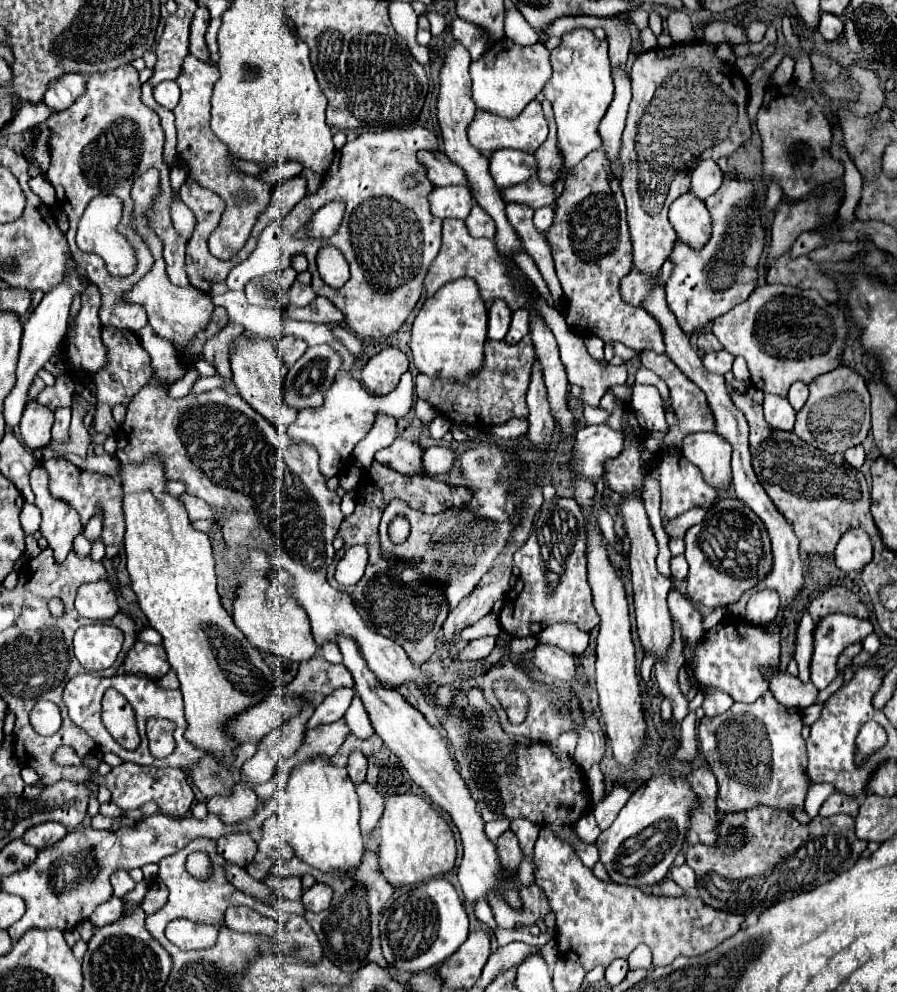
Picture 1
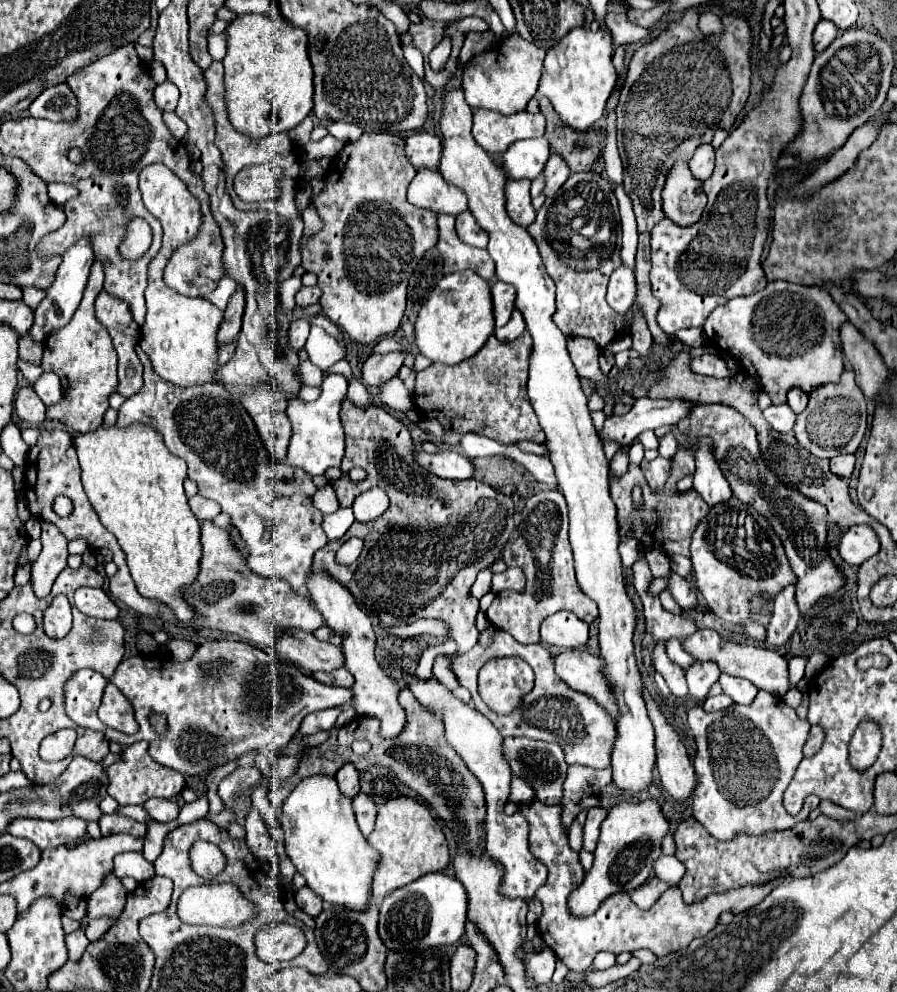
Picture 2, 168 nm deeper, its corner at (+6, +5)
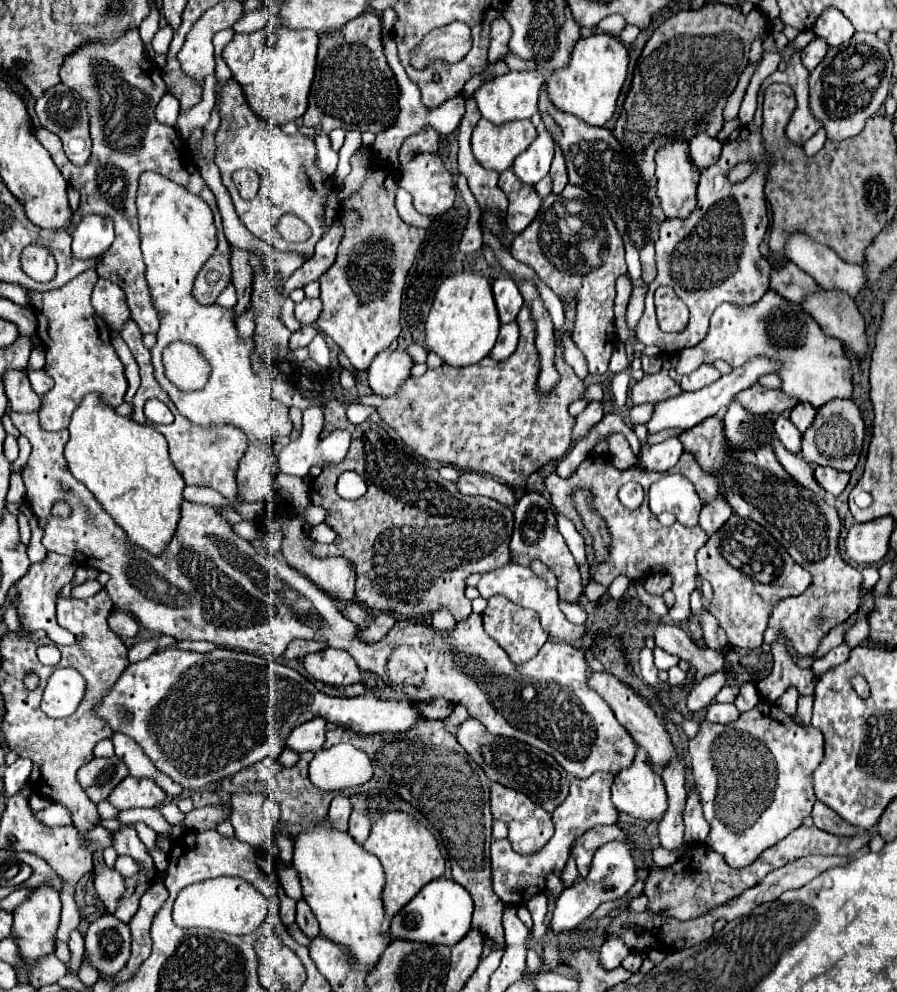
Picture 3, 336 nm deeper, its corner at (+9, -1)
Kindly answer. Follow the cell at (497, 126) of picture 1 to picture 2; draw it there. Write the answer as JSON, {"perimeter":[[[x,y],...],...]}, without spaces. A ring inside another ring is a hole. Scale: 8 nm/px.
{"perimeter":[[[489,109],[473,113],[473,137],[487,153],[503,153],[519,139],[533,139],[545,133],[545,117],[521,111],[515,115],[501,115]]]}

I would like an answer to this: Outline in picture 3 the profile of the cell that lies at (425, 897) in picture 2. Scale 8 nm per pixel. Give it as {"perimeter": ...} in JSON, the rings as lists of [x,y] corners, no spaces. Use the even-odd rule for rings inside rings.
{"perimeter":[[[440,877],[424,885],[420,893],[410,903],[406,903],[400,909],[400,913],[392,917],[388,935],[392,939],[452,947],[470,931],[470,919],[472,919],[472,897],[468,897],[468,891],[464,891],[462,885],[456,885],[456,881]]]}

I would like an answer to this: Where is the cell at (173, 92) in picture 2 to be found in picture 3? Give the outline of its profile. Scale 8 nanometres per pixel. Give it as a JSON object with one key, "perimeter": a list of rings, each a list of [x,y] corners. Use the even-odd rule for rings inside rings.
{"perimeter":[[[166,93],[166,95],[160,99],[158,107],[156,107],[156,119],[158,119],[160,123],[164,123],[164,125],[176,125],[178,115],[180,115],[178,99],[176,99],[174,95]]]}

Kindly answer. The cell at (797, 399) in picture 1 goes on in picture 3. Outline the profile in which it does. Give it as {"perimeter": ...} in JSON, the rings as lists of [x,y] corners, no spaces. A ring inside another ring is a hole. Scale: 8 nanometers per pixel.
{"perimeter":[[[798,403],[796,407],[792,407],[792,411],[790,411],[790,421],[800,429],[800,431],[804,431],[804,429],[808,429],[808,425],[812,423],[812,417],[816,415],[816,409],[812,407],[812,405],[808,405],[808,403]]]}

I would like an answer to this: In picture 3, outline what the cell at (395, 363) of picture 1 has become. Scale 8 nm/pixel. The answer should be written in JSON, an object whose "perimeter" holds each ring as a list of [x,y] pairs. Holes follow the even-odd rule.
{"perimeter":[[[386,349],[378,353],[368,369],[368,385],[376,395],[388,397],[410,377],[412,359],[404,351]]]}

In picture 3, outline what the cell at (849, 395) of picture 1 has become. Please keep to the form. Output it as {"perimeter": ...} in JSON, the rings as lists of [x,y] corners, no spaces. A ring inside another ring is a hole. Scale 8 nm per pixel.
{"perimeter":[[[834,399],[822,405],[814,417],[814,423],[802,433],[802,457],[810,465],[834,467],[838,471],[854,471],[864,441],[864,421],[860,409],[850,399]]]}

